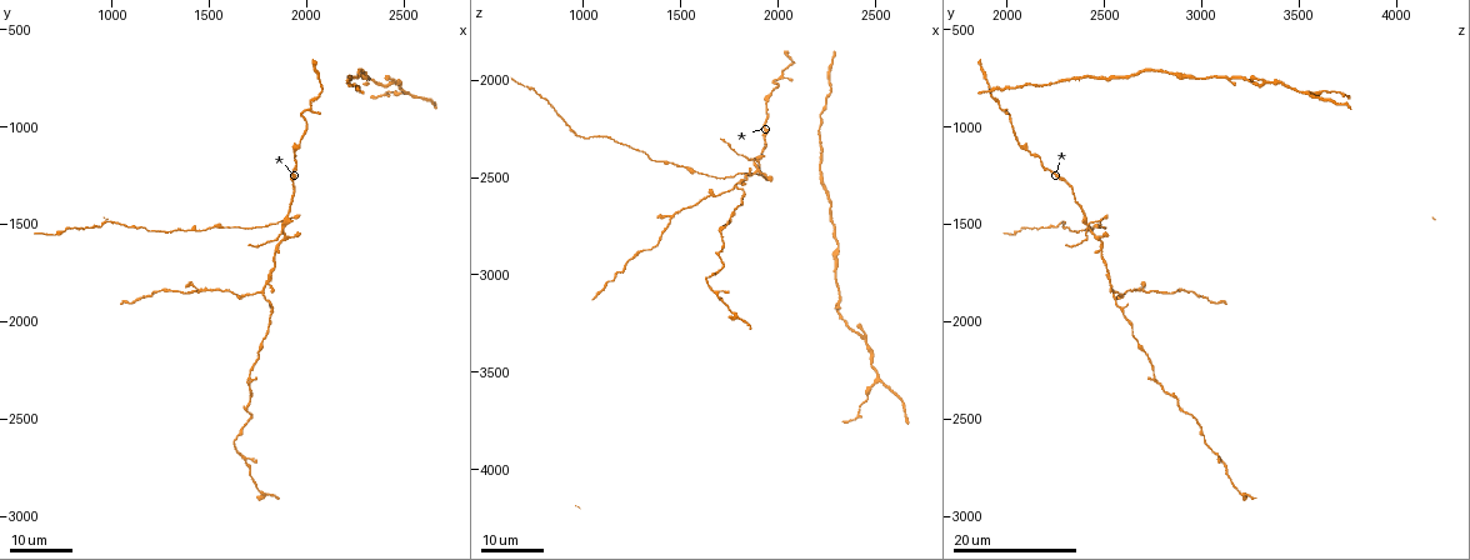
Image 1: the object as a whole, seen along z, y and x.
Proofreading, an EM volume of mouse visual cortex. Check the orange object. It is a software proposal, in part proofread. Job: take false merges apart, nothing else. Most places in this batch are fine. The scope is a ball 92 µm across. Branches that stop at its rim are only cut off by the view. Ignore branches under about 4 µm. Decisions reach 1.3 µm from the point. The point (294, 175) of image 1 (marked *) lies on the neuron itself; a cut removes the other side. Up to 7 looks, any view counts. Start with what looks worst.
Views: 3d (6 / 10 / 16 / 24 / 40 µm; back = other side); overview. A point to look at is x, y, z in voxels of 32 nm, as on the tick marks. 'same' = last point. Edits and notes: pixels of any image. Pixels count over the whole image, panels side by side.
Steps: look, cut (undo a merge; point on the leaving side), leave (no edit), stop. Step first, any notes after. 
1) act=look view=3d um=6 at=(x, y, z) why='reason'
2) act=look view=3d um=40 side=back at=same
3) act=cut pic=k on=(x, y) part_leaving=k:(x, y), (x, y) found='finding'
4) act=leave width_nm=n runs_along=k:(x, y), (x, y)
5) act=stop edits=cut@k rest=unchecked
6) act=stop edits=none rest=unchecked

act=look view=3d um=16 at=(1900, 1500, 2420) why='four arms meet'

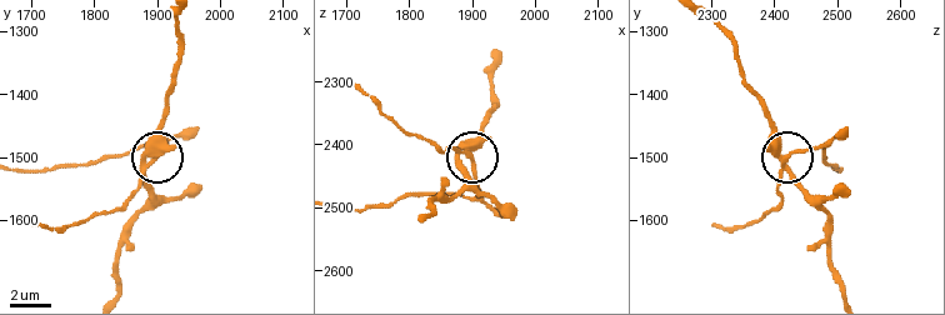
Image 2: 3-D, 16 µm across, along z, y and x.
act=look view=3d um=6 at=(1895, 1505, 2415)

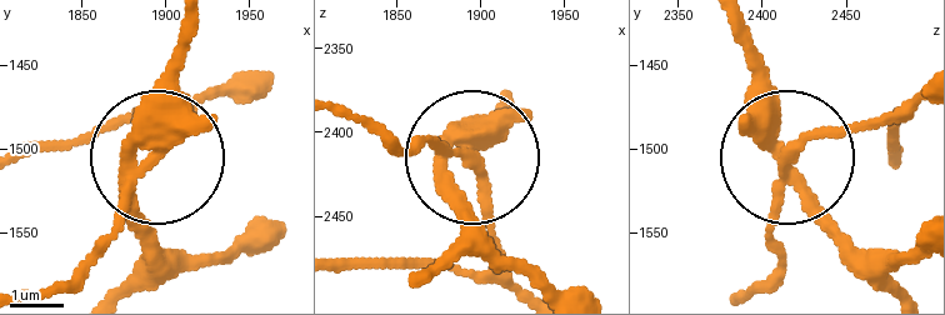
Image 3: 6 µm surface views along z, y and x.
act=look view=3d um=6 side=back at=(1894, 1504, 2416)

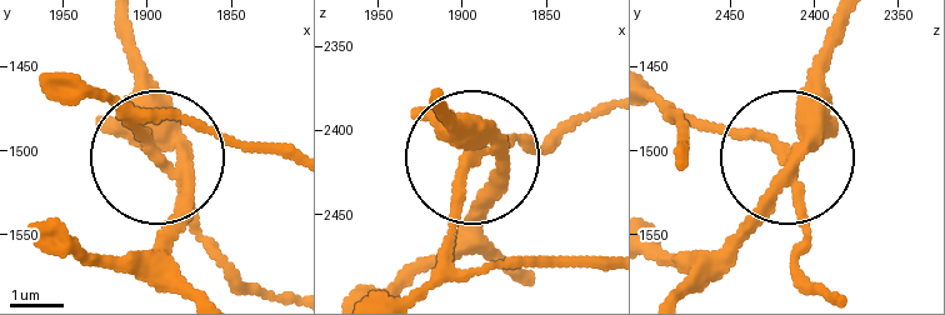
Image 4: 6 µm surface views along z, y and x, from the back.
act=cut pic=4 on=(136, 136) arms=4 part_leaving=4:(176, 169), (145, 125), (194, 120), (288, 146) found='a second neuron is stuck on'

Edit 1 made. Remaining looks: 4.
act=look view=overview

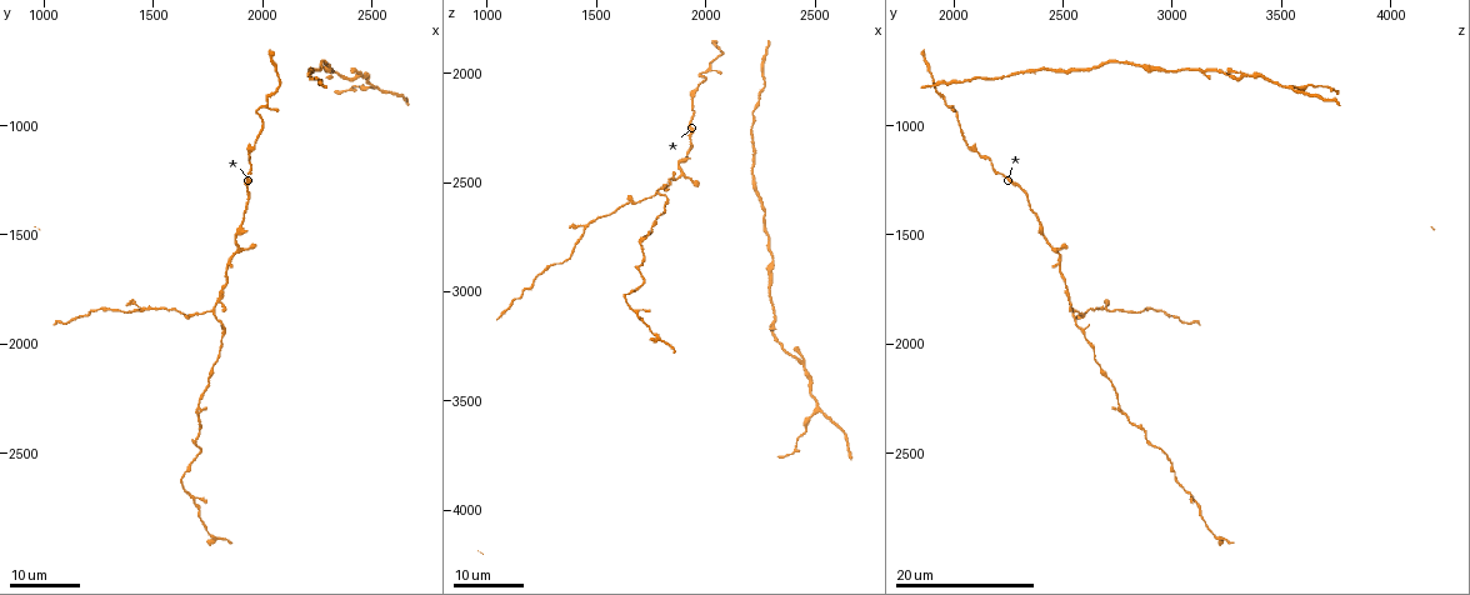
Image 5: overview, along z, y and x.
act=look view=3d um=16 at=(1780, 1860, 2550) why='arms part here'

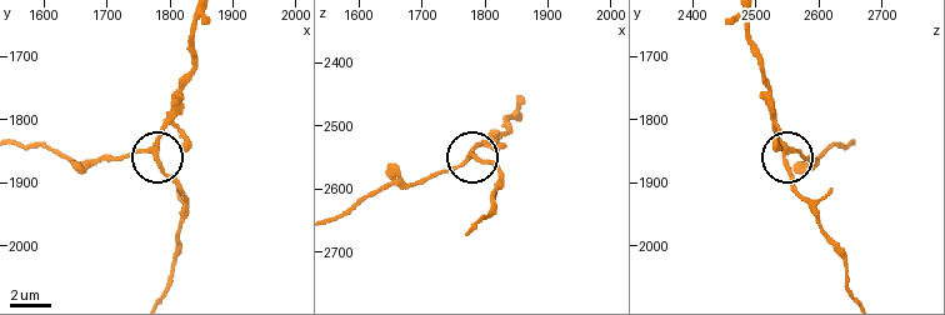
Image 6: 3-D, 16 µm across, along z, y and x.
act=look view=3d um=10 at=(1770, 1845, 2555)

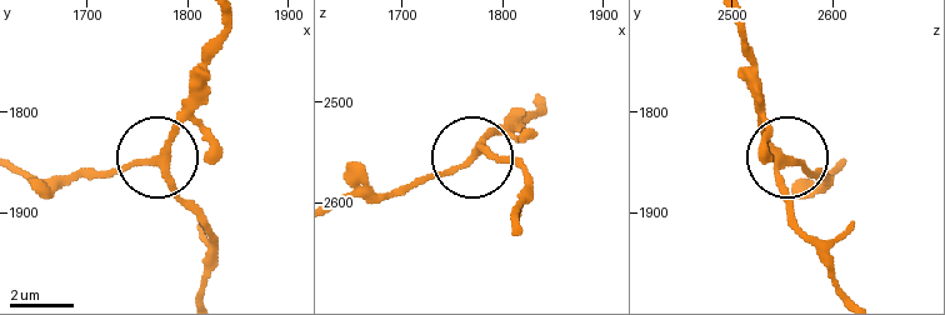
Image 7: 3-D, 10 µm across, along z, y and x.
act=leave runs_along=7:(738, 25), (759, 121), (786, 163), (786, 216) found='continuous, no second neuron'

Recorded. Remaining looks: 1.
act=stop edits=cut@4 rest=unchecked

